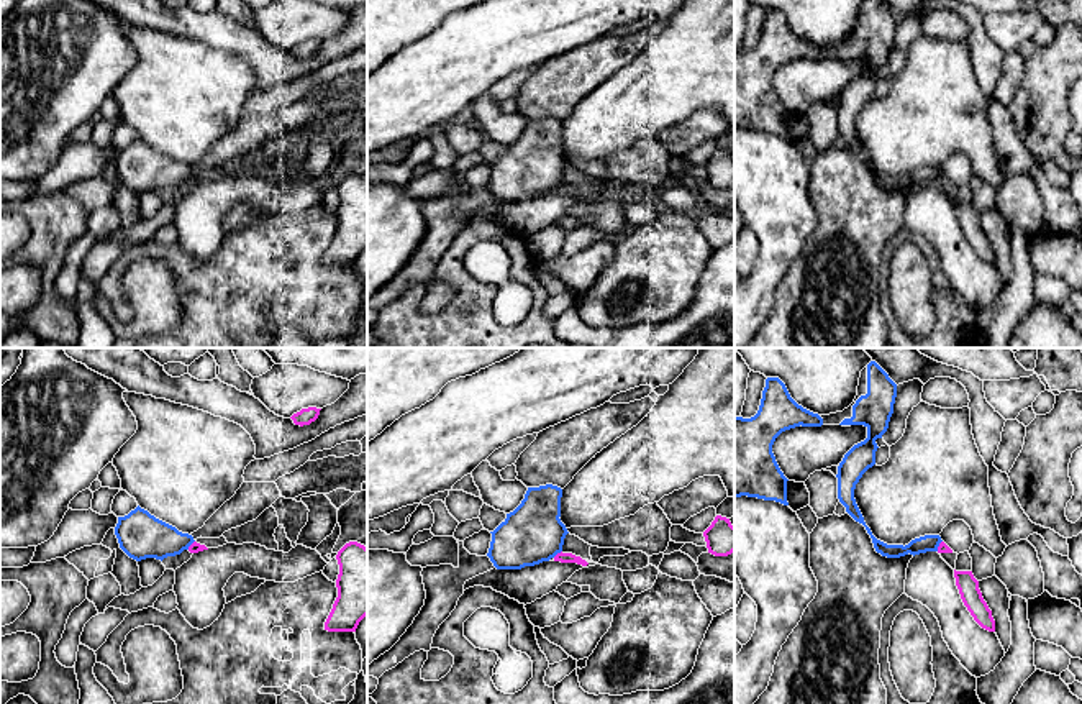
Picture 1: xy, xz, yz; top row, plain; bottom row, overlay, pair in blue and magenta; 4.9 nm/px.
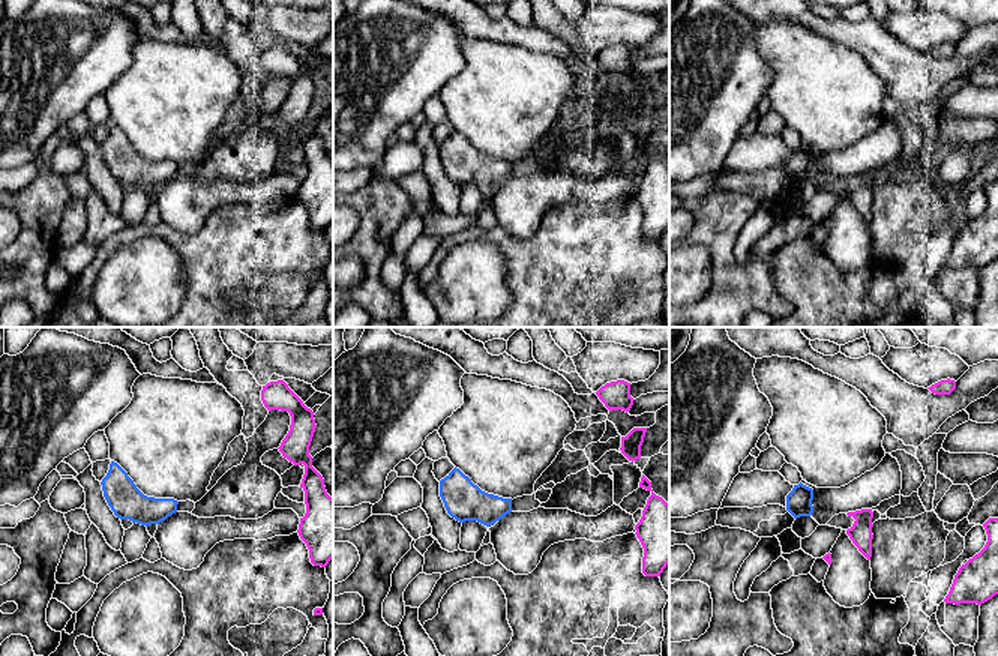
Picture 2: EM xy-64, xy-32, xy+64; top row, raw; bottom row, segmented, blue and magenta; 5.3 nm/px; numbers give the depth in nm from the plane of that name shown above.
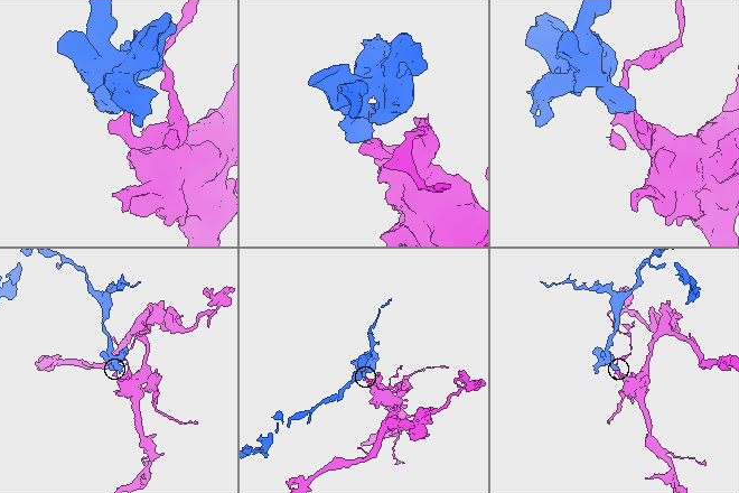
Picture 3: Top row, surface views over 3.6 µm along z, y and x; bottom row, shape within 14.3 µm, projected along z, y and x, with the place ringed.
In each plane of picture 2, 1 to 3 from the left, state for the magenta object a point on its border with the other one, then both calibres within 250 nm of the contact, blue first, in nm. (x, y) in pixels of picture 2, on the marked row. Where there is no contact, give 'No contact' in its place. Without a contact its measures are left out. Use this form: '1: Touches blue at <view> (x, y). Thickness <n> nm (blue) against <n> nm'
1: No contact
2: No contact
3: No contact

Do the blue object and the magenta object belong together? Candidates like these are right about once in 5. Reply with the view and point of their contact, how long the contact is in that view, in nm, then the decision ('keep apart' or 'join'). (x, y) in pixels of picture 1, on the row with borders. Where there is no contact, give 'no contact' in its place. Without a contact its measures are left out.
xz (556, 553) | 60 nm | keep apart

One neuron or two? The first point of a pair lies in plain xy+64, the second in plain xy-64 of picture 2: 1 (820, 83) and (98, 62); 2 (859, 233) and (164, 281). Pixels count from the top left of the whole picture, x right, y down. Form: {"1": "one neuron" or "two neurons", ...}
{"1": "two neurons", "2": "two neurons"}

